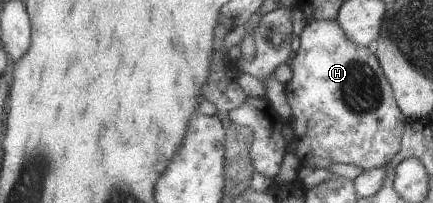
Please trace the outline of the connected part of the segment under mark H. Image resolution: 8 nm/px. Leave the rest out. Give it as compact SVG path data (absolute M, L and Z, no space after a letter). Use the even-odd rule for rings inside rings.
M334 19L312 20L297 40L293 75L287 83L287 95L293 108L290 122L299 167L330 168L334 163L354 164L363 169L385 167L402 148L405 128L410 119L398 104L381 60L371 46L360 46Z

